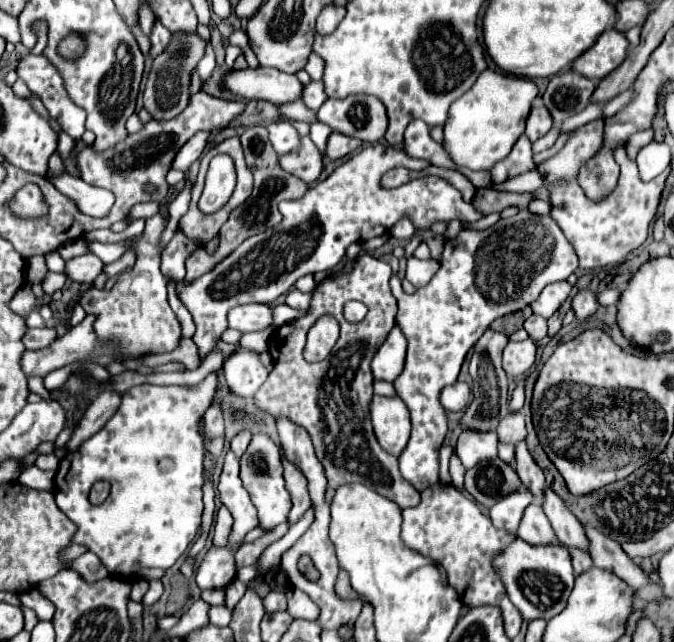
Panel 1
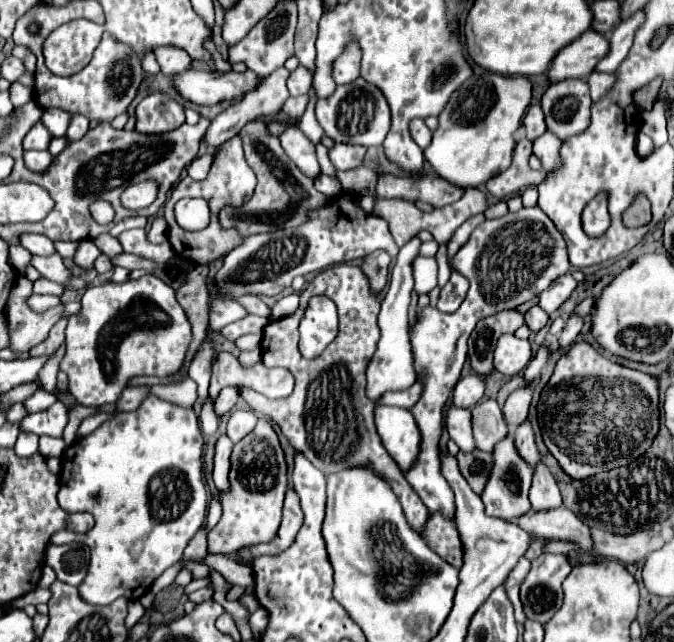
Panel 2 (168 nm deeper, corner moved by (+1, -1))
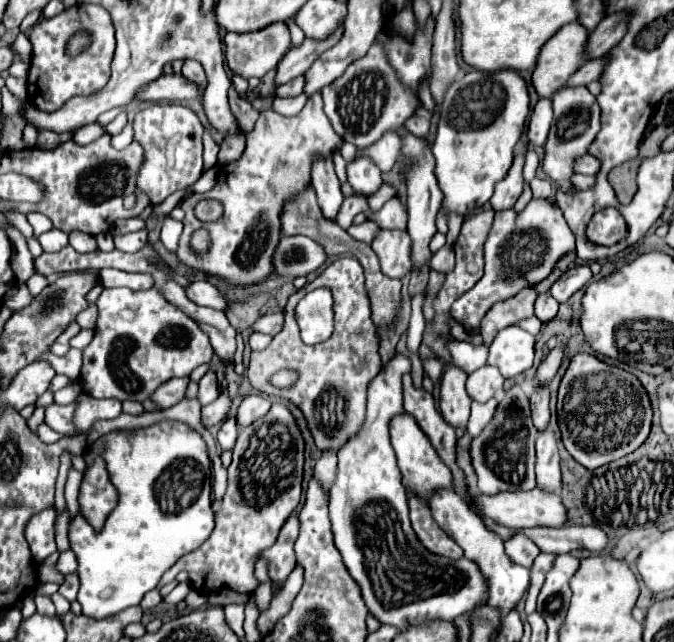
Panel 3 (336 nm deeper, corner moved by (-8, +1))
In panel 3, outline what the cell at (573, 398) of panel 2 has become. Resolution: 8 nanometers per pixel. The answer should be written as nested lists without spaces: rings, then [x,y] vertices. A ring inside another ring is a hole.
[[[579,352],[559,386],[557,424],[567,452],[587,470],[597,470],[635,452],[651,434],[653,408],[645,386],[635,374],[605,364],[595,354]]]

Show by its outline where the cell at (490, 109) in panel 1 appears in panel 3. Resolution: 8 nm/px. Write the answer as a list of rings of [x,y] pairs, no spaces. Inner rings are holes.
[[[473,70],[465,74],[461,80],[455,80],[441,102],[441,118],[437,126],[437,136],[433,140],[433,156],[435,156],[435,176],[439,180],[439,188],[445,194],[443,208],[437,216],[437,230],[447,234],[447,218],[445,212],[453,210],[461,216],[469,216],[477,212],[493,194],[493,186],[509,172],[513,162],[513,148],[519,142],[525,120],[529,114],[529,90],[527,82],[515,70],[499,70],[499,72],[481,72]]]

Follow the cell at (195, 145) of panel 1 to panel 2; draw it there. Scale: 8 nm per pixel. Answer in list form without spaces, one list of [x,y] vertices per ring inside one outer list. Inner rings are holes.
[[[282,66],[280,70],[274,70],[270,76],[266,76],[266,78],[256,86],[256,90],[244,94],[240,100],[236,100],[230,108],[226,108],[222,114],[218,114],[218,116],[210,122],[210,126],[208,126],[206,134],[204,134],[204,142],[218,152],[230,138],[234,138],[234,136],[242,130],[244,122],[250,122],[250,120],[262,118],[262,116],[274,116],[274,114],[278,114],[280,108],[282,108],[282,104],[284,104],[284,100],[290,96],[290,94],[288,94],[288,88],[286,88],[288,76],[290,76],[290,72],[288,72],[284,66]]]

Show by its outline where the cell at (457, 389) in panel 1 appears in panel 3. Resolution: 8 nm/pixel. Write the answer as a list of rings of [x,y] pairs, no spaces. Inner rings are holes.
[[[483,366],[469,374],[467,378],[467,394],[475,402],[487,402],[503,388],[503,376],[493,366]]]

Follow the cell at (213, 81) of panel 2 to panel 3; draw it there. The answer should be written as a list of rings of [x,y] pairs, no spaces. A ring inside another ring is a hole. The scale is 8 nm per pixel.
[[[183,74],[159,76],[153,84],[147,84],[141,92],[137,92],[139,102],[183,102],[201,98],[203,90],[195,82],[187,80]]]

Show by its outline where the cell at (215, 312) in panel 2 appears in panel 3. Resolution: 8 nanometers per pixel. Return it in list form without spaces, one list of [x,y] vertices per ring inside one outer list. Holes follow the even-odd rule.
[[[201,280],[201,282],[193,282],[187,292],[189,300],[193,300],[195,304],[199,306],[207,306],[207,308],[213,308],[213,310],[221,310],[225,312],[227,308],[227,298],[219,292],[217,286],[213,286],[211,282],[207,280]]]

